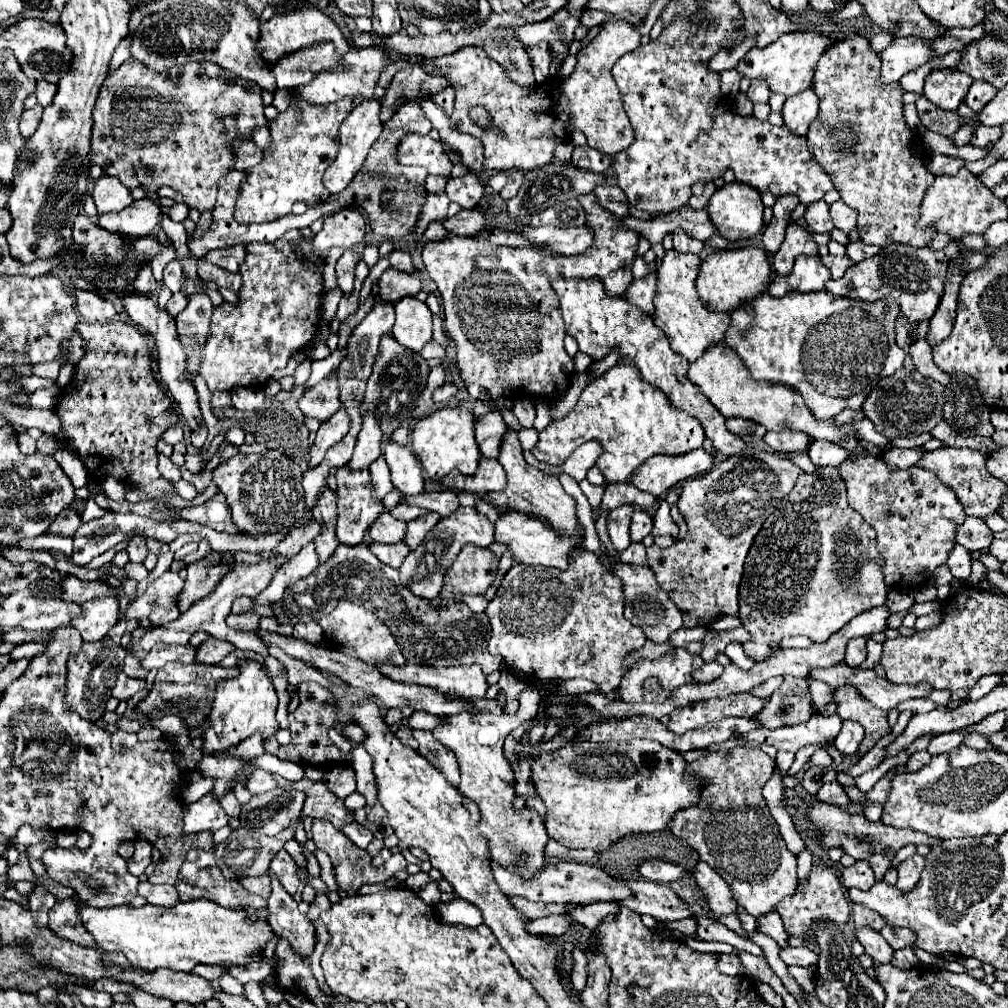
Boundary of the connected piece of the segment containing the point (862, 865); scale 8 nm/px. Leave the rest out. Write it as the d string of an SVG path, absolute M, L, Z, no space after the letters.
M857 860L853 866L843 870L843 884L847 888L861 888L861 890L869 890L871 884L875 882L875 874L873 868L867 864L867 860Z

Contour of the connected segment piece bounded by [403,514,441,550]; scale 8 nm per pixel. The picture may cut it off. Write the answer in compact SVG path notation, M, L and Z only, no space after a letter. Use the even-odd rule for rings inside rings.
M427 514L427 516L421 516L413 522L407 524L407 532L405 532L405 544L409 546L409 550L415 550L427 536L427 532L439 522L439 514Z

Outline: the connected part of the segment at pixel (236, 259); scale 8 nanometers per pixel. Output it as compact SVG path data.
M231 246L229 250L223 248L223 250L213 250L213 252L207 252L203 256L205 262L211 262L211 264L219 264L223 270L229 270L229 272L237 272L239 268L239 262L245 258L245 246Z

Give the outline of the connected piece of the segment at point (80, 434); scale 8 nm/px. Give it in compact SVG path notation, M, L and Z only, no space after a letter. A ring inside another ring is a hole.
M113 322L113 324L77 324L77 332L87 342L83 358L75 366L75 374L71 382L61 388L63 394L57 396L55 414L61 420L61 430L57 434L43 434L37 440L37 452L45 456L53 456L59 448L69 448L77 458L81 458L87 472L93 476L95 482L101 484L107 476L113 476L115 480L133 486L153 498L159 496L173 496L175 488L169 484L157 470L157 450L155 444L169 426L179 422L179 412L175 402L159 388L151 374L151 356L153 346L149 346L143 338L143 334L127 324Z

